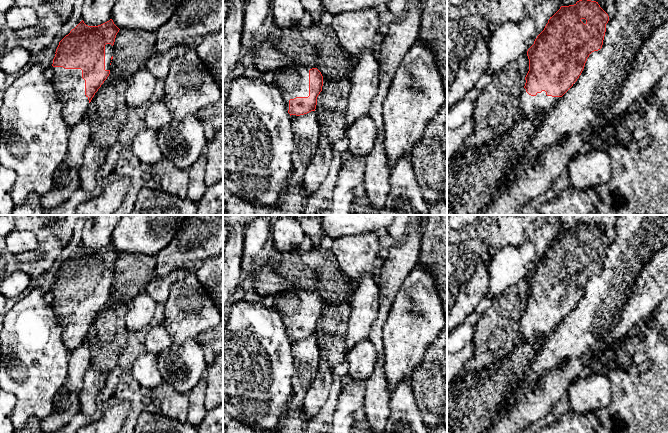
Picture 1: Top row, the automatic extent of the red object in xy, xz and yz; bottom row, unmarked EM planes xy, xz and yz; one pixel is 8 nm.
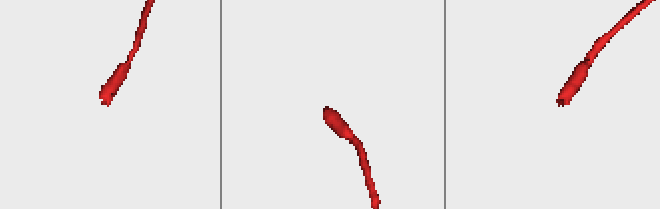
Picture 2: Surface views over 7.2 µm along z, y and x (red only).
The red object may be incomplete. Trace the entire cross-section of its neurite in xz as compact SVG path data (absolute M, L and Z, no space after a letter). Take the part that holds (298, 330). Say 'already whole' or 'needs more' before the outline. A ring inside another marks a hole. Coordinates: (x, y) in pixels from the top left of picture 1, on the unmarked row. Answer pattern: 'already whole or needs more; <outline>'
needs more; M289 289L278 292L274 298L274 308L280 314L292 343L315 335L323 310L323 300L317 292Z

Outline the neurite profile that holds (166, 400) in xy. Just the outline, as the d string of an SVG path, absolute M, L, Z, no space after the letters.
M163 383L158 389L145 392L145 410L163 415L180 422L188 417L189 400L187 394L178 392L173 386Z

